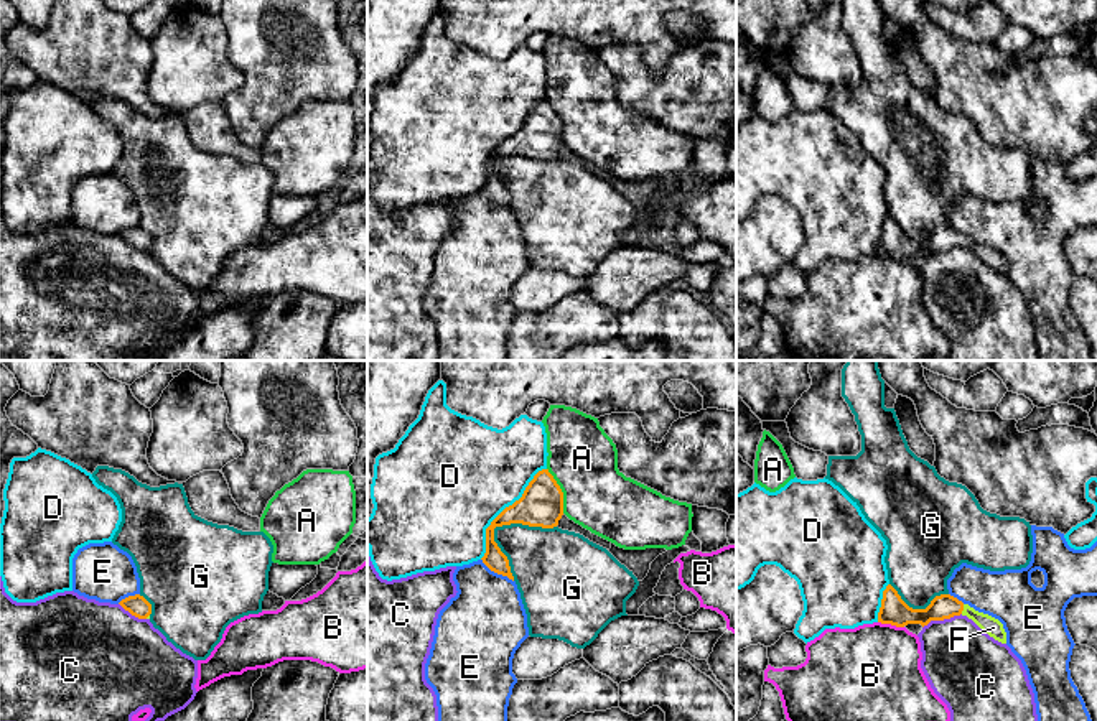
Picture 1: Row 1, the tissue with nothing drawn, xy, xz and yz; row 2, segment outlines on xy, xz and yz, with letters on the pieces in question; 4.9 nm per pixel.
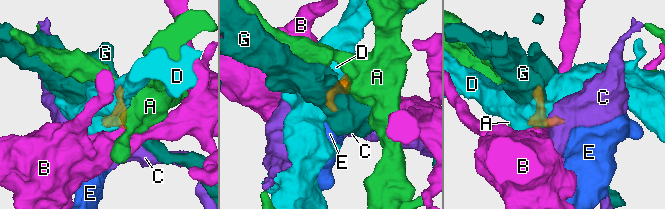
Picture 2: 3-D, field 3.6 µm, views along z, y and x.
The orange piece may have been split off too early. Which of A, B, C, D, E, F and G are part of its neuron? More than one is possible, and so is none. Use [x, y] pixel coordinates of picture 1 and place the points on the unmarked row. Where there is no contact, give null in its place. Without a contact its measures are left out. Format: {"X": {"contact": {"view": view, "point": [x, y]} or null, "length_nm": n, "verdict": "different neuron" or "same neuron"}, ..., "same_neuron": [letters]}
{"A": {"contact": {"view": "xz", "point": [560, 122]}, "length_nm": 240, "verdict": "different neuron"}, "B": {"contact": {"view": "yz", "point": [891, 255]}, "length_nm": 130, "verdict": "different neuron"}, "C": {"contact": {"view": "yz", "point": [941, 251]}, "length_nm": 200, "verdict": "different neuron"}, "D": {"contact": {"view": "xz", "point": [503, 142]}, "length_nm": 550, "verdict": "different neuron"}, "E": {"contact": {"view": "xz", "point": [496, 203]}, "length_nm": 200, "verdict": "different neuron"}, "F": {"contact": {"view": "yz", "point": [962, 241]}, "length_nm": 50, "verdict": "different neuron"}, "G": {"contact": {"view": "xz", "point": [499, 157]}, "length_nm": 340, "verdict": "different neuron"}, "same_neuron": []}

